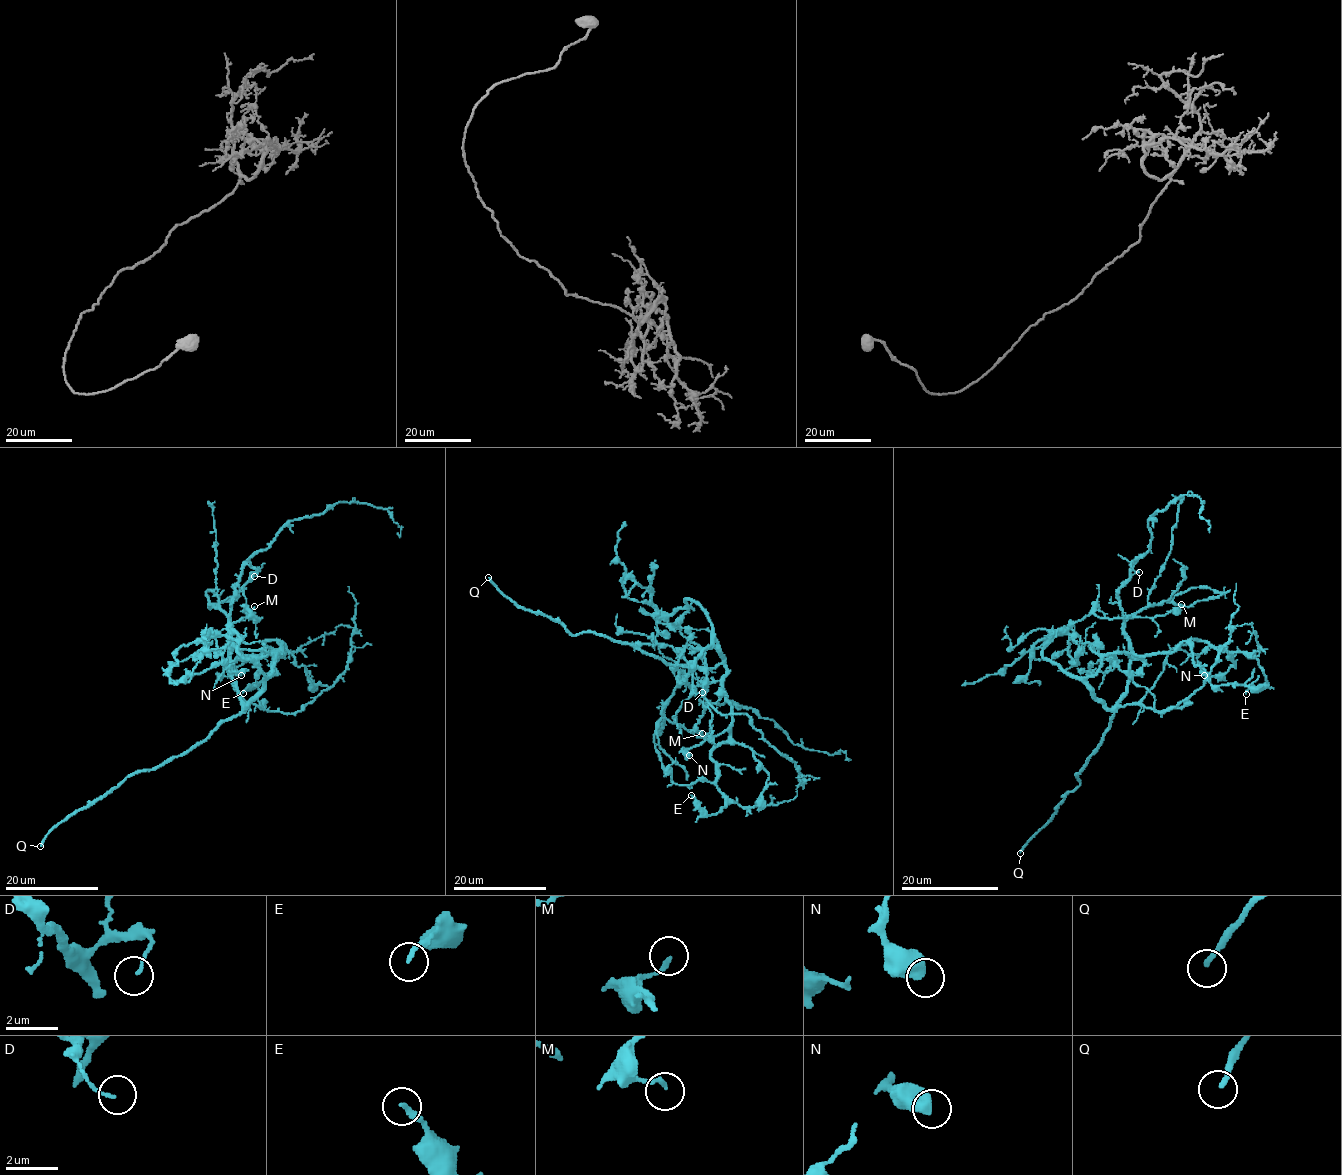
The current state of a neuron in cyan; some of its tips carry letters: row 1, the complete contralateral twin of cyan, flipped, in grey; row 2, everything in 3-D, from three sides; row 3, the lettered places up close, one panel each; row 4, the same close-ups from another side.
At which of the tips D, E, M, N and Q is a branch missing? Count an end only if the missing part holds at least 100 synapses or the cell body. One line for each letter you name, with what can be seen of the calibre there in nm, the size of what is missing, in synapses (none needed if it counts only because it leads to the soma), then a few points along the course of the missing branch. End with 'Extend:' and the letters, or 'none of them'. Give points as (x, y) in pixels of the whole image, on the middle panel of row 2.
Q: Thickness 180 nm
Extend: Q

